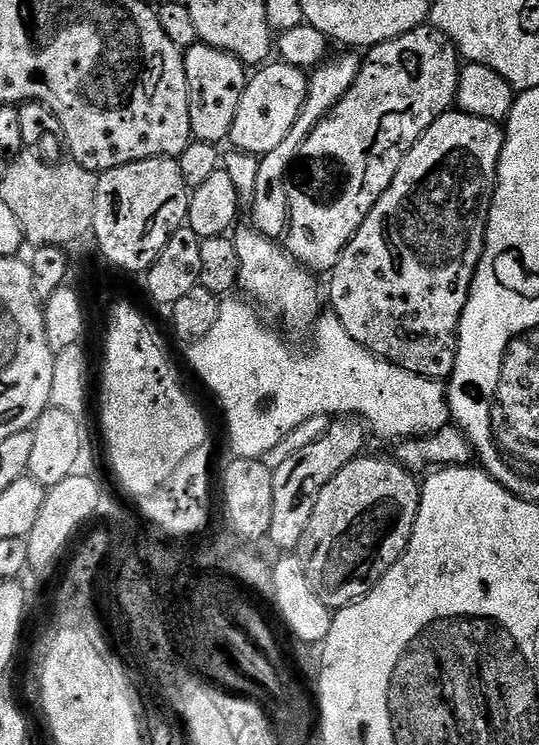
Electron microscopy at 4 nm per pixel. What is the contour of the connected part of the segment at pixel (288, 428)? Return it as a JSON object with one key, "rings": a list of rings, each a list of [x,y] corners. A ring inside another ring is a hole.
{"rings":[[[221,299],[218,318],[214,321],[210,334],[191,345],[187,352],[193,370],[200,375],[201,382],[216,395],[216,400],[224,411],[224,420],[228,423],[228,444],[232,447],[233,457],[241,460],[263,458],[296,427],[315,415],[331,418],[355,416],[371,431],[373,428],[378,435],[393,442],[430,436],[433,432],[449,427],[447,387],[441,381],[427,380],[425,376],[402,370],[402,366],[394,366],[389,360],[375,356],[373,352],[354,342],[354,338],[346,334],[346,326],[338,322],[335,312],[325,311],[316,321],[316,345],[312,352],[292,352],[291,346],[283,340],[285,337],[279,331],[271,332],[256,317],[257,309],[251,303],[243,299],[232,299]]]}

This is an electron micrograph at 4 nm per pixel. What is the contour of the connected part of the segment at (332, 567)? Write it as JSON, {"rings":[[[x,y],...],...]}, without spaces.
{"rings":[[[361,454],[342,466],[342,470],[322,486],[322,494],[318,494],[318,502],[314,502],[310,522],[306,522],[306,530],[302,530],[298,545],[302,570],[314,594],[318,594],[324,605],[333,610],[356,603],[400,561],[408,549],[414,522],[418,518],[421,481],[395,459],[368,455]]]}

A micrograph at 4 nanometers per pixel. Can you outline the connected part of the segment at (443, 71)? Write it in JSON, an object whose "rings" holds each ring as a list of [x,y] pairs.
{"rings":[[[431,26],[418,27],[367,49],[358,78],[354,78],[344,97],[318,126],[314,126],[306,142],[302,142],[300,155],[287,181],[286,251],[298,263],[317,274],[331,273],[362,222],[366,222],[370,210],[374,210],[378,198],[382,198],[390,182],[394,182],[394,174],[398,174],[398,166],[402,166],[406,154],[410,154],[424,131],[455,105],[461,67],[462,60],[455,44]]]}

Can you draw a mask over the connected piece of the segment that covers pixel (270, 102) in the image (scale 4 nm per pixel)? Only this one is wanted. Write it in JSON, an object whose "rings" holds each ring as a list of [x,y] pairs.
{"rings":[[[285,62],[272,63],[265,63],[251,73],[242,94],[242,102],[238,102],[238,115],[228,135],[235,151],[249,152],[259,157],[270,154],[270,150],[275,150],[286,138],[286,134],[290,134],[294,122],[298,122],[298,114],[306,102],[309,73]]]}

